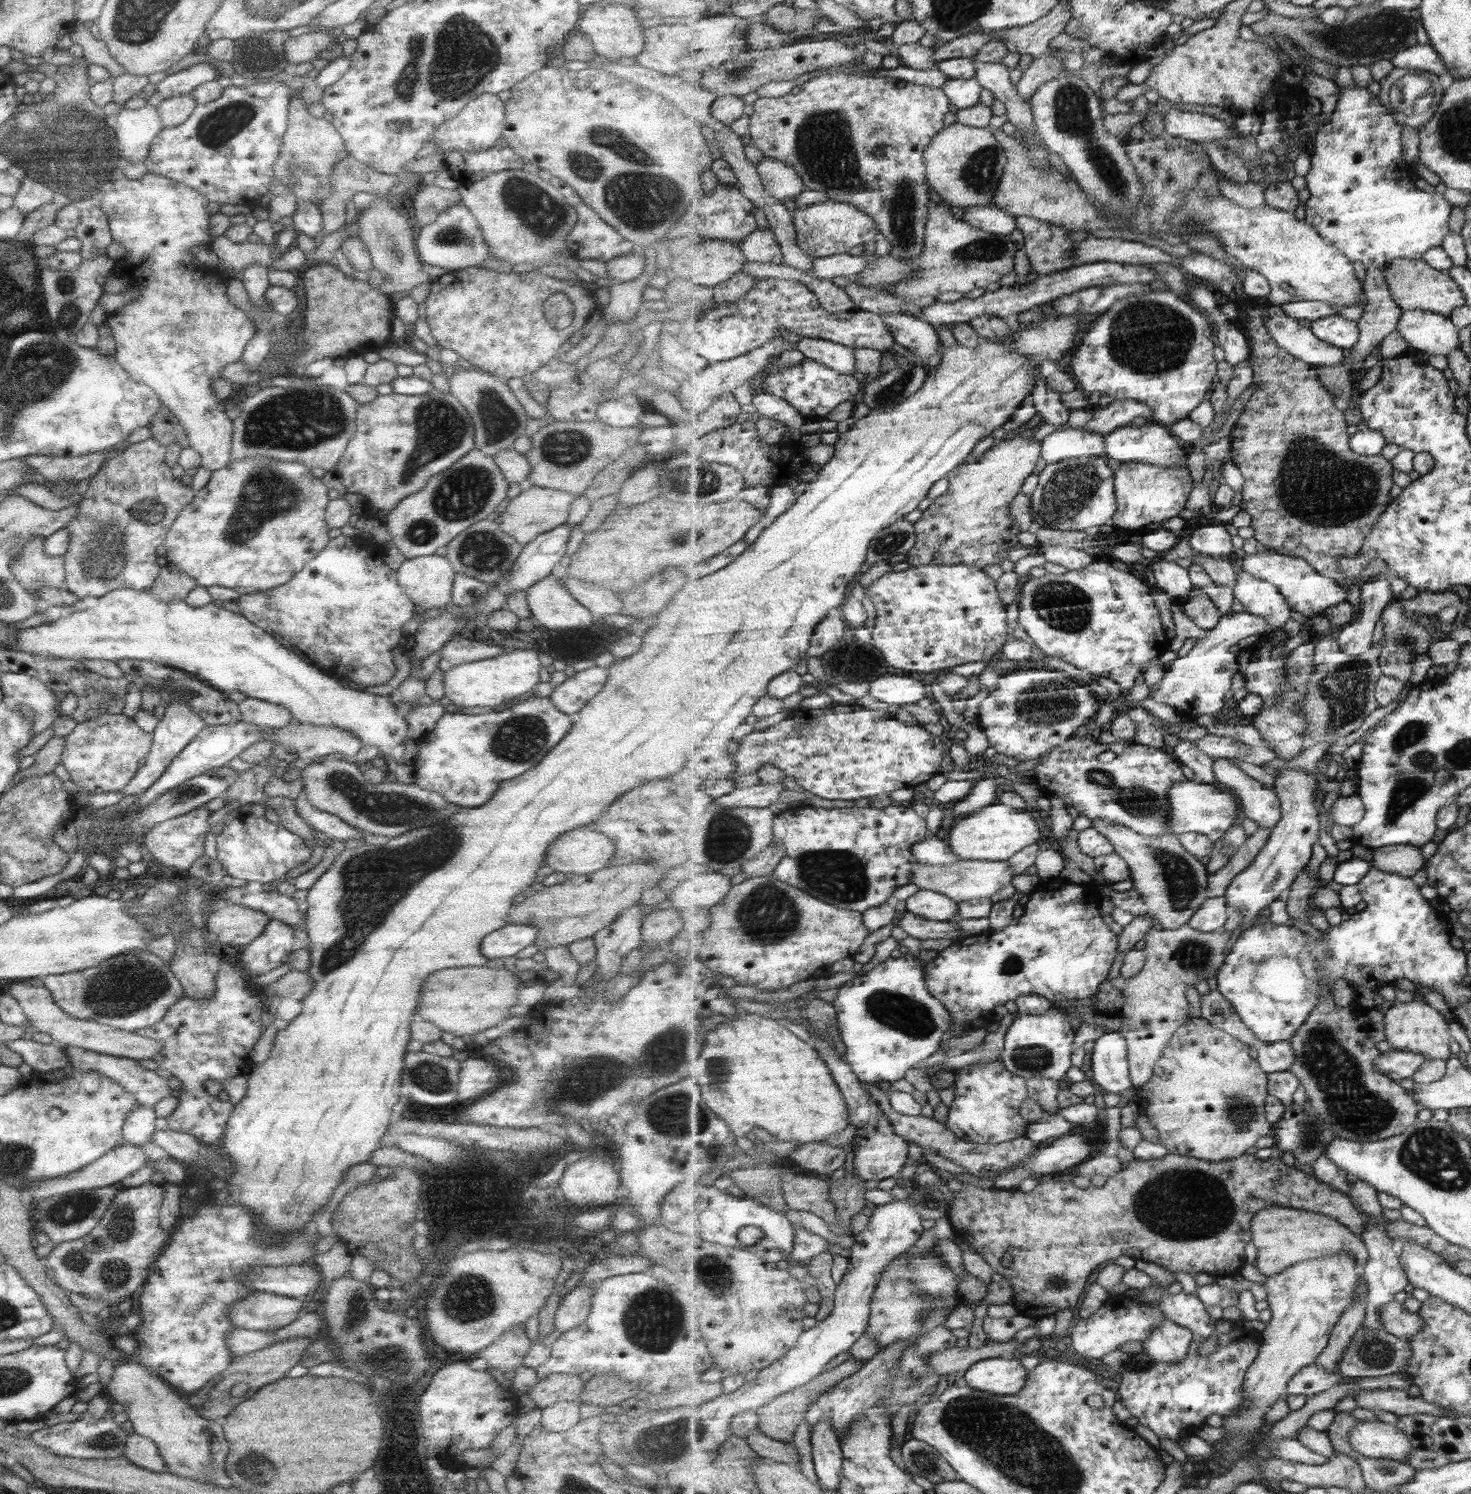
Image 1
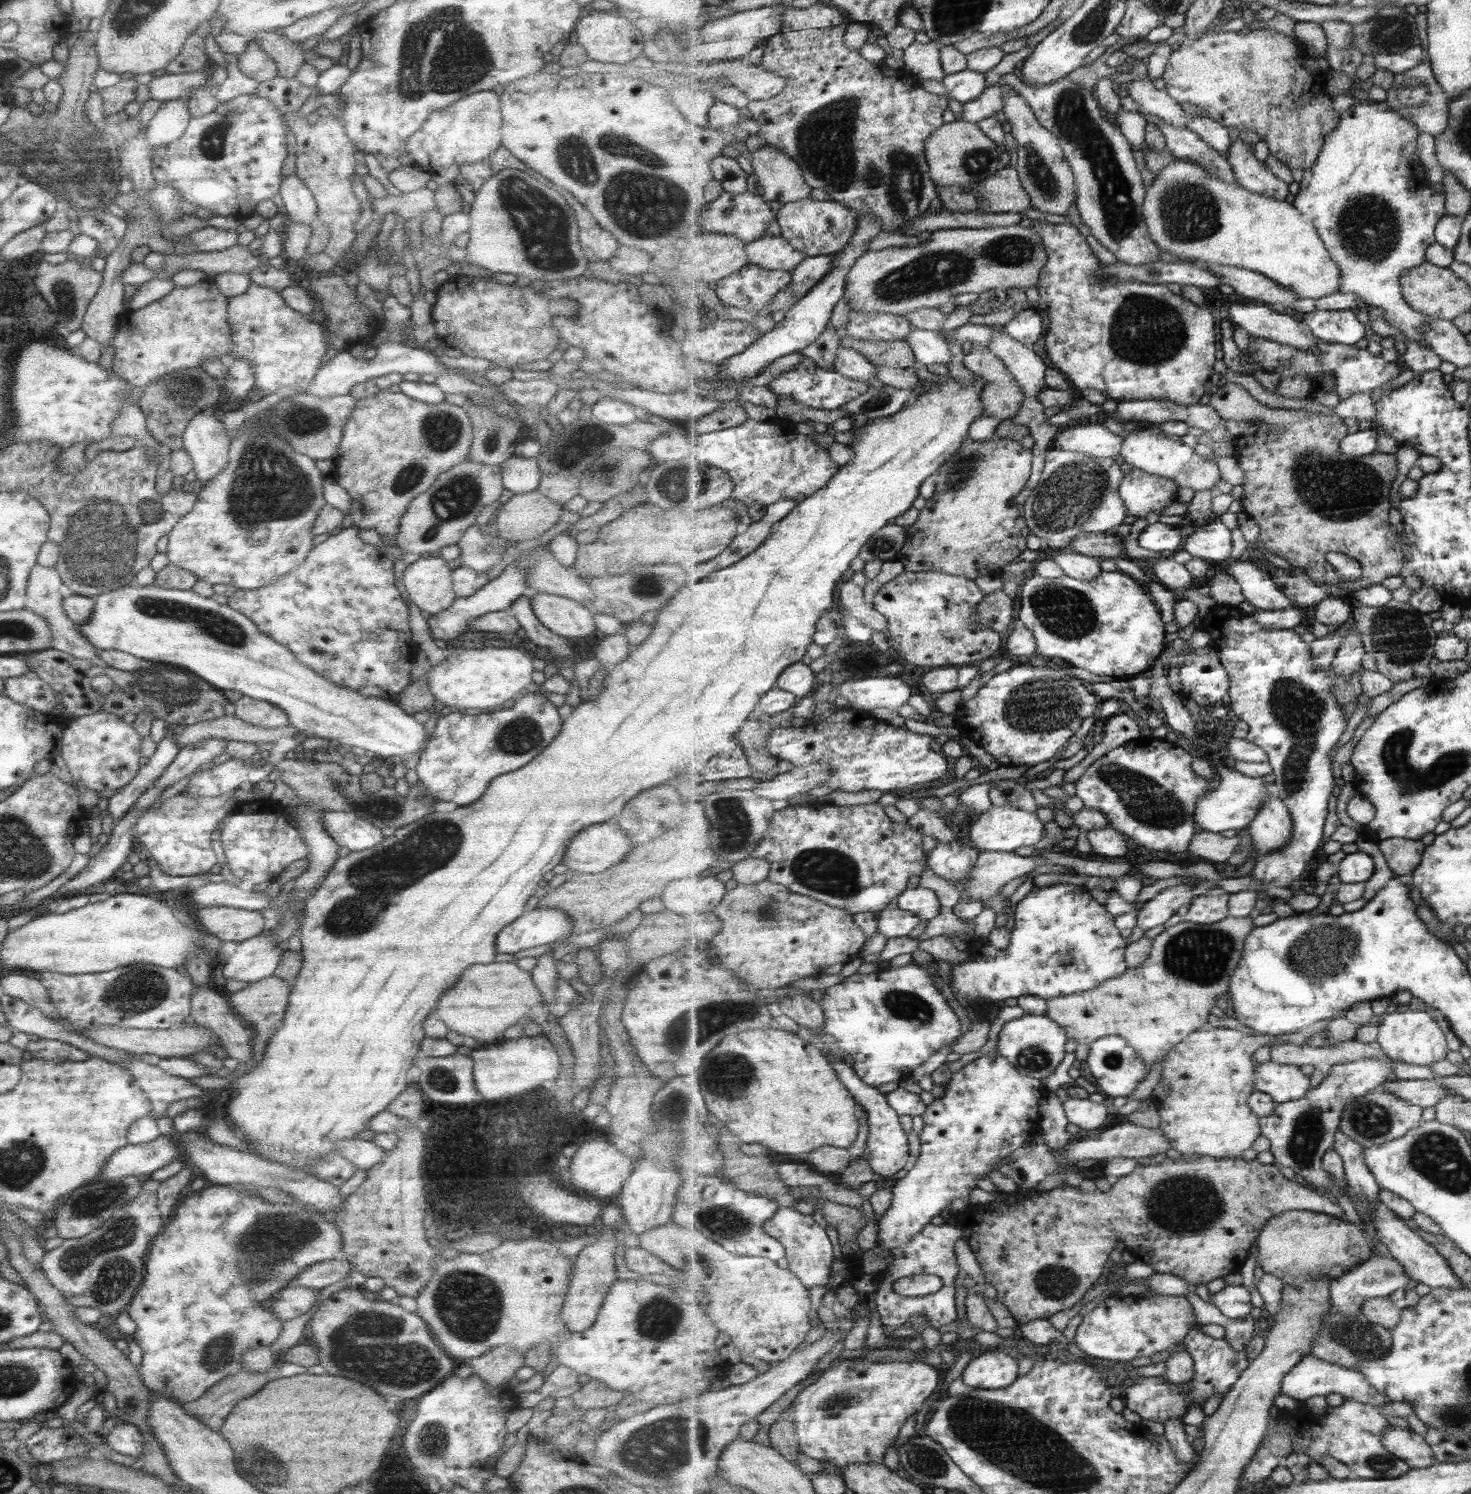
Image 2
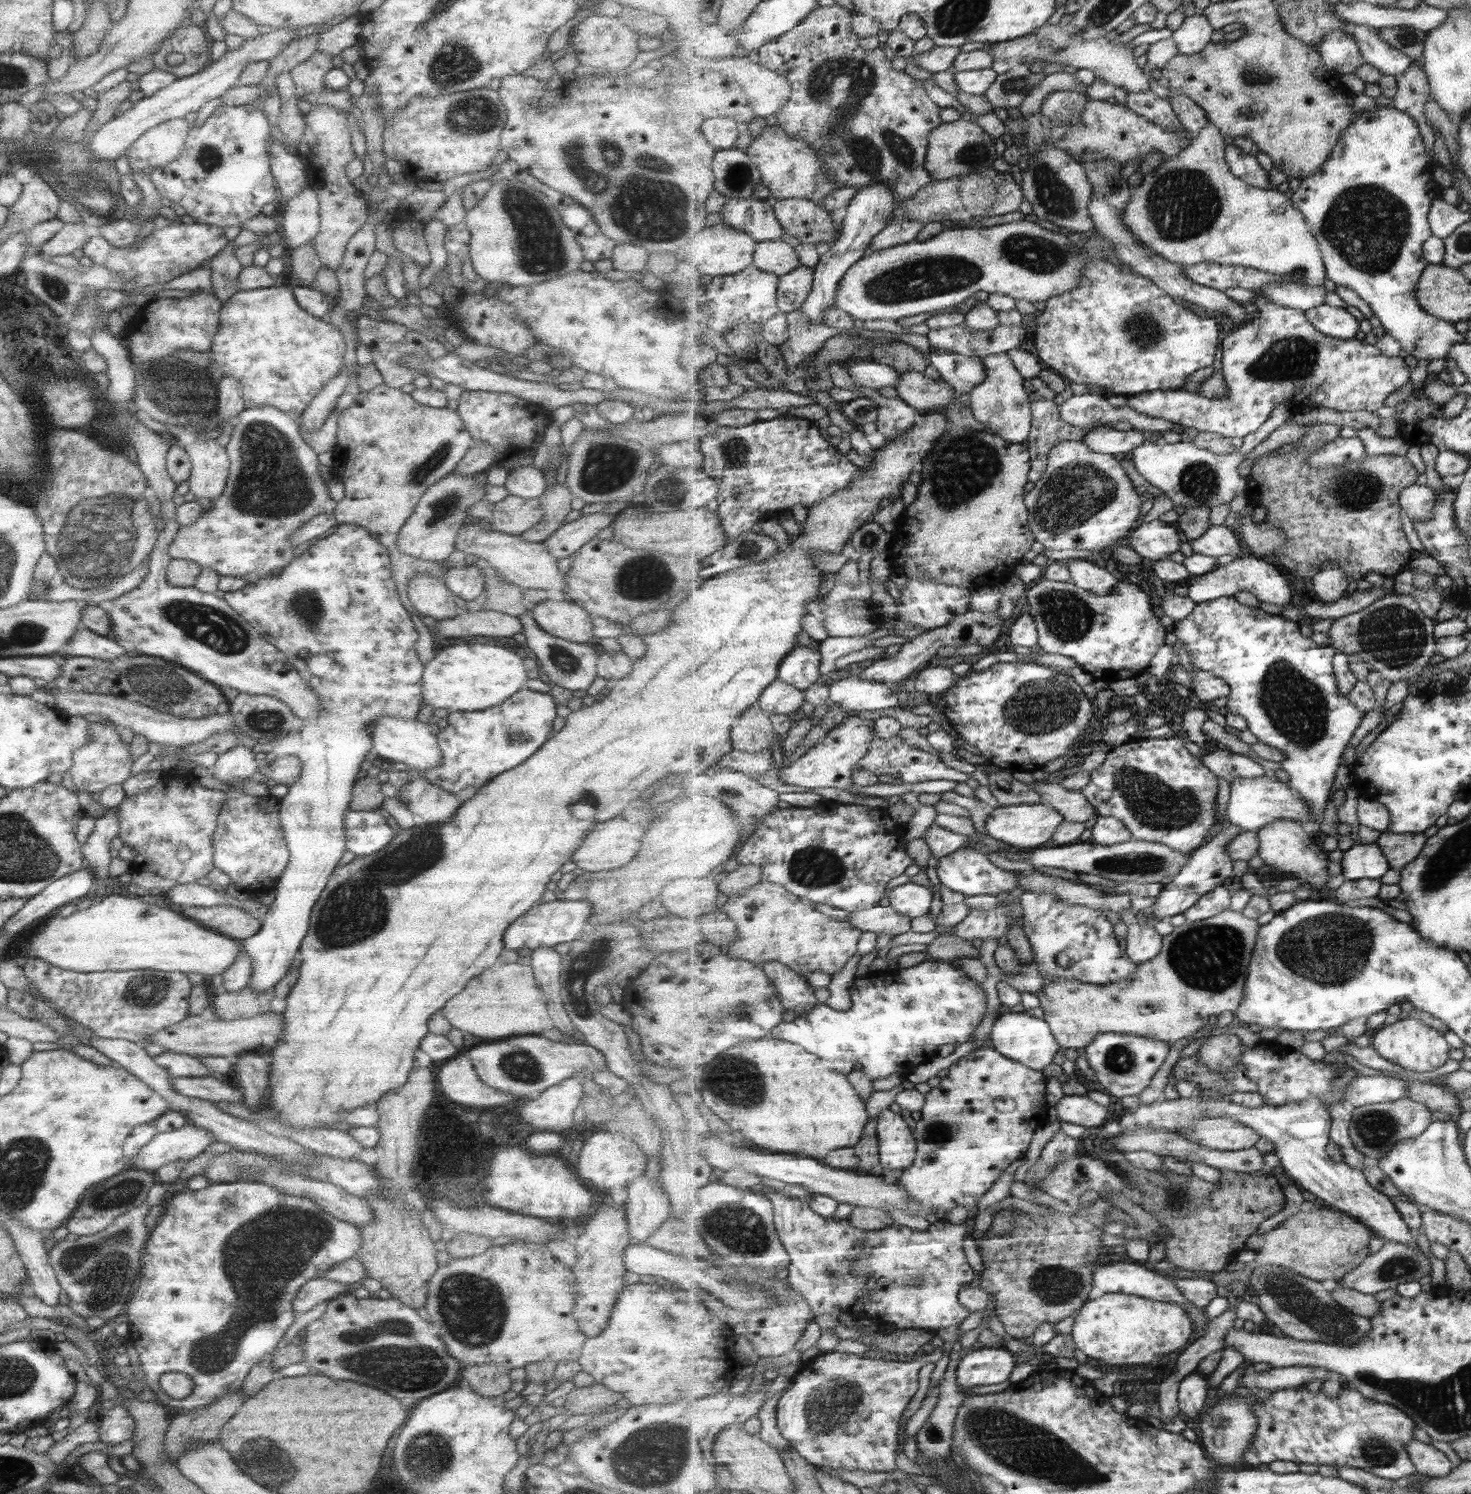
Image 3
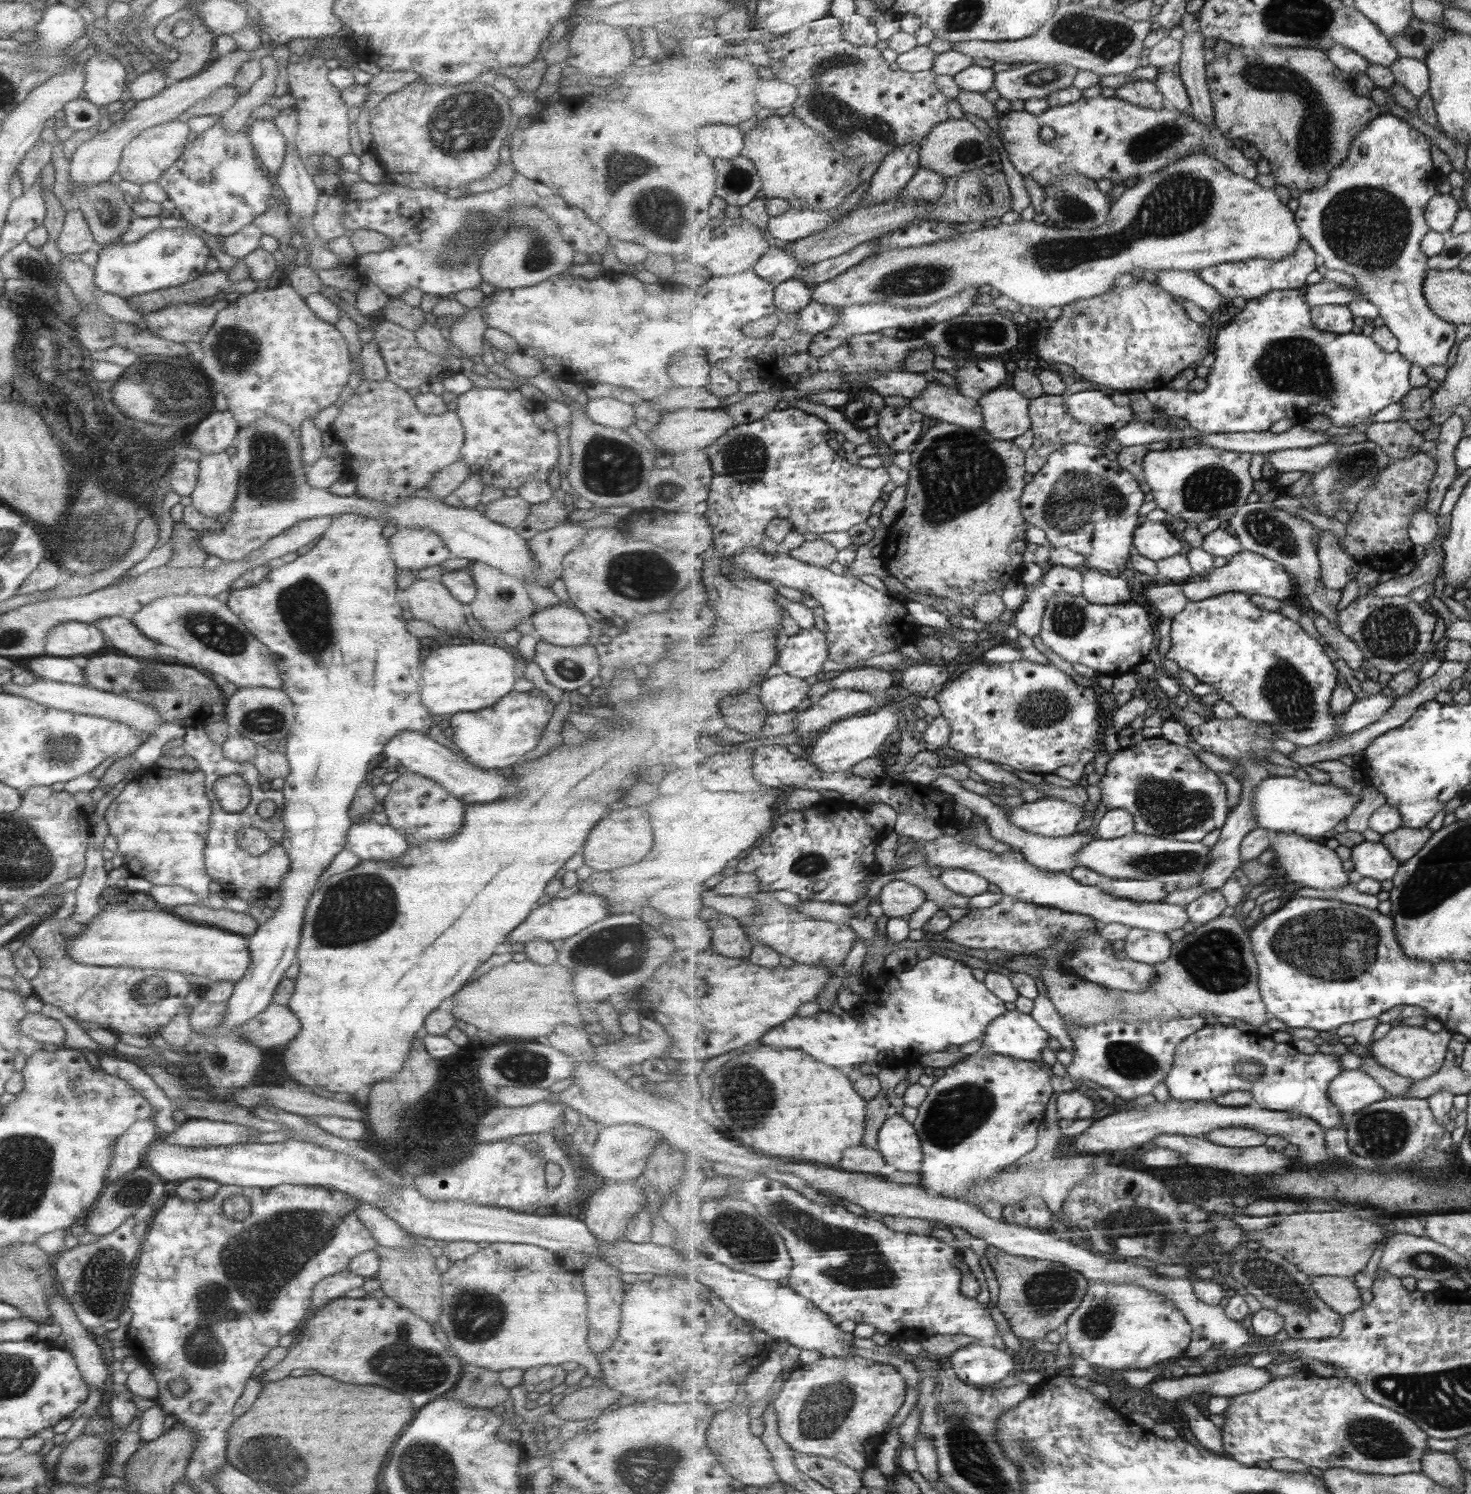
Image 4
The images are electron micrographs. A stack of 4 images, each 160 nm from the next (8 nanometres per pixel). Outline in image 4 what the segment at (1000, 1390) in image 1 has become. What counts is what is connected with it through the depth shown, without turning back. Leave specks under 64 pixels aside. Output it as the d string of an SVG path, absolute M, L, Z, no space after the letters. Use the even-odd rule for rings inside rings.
M982 1342L967 1344L948 1359L957 1377L979 1387L1003 1384L1015 1368L1013 1353L1007 1354L1005 1350Z

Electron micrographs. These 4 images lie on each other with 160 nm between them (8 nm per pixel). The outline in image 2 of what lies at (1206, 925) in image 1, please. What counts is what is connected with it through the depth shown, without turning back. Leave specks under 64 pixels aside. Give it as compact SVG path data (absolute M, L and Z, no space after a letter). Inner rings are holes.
M1213 887L1201 891L1183 916L1185 921L1213 924L1230 916L1230 893L1223 888Z

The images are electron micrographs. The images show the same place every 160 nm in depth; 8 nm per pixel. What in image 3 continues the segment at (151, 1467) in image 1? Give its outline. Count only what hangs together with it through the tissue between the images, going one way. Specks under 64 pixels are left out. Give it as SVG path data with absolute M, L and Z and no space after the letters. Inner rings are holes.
M119 1403L114 1404L100 1415L98 1441L109 1446L117 1445L130 1438L133 1429L134 1420L124 1406Z

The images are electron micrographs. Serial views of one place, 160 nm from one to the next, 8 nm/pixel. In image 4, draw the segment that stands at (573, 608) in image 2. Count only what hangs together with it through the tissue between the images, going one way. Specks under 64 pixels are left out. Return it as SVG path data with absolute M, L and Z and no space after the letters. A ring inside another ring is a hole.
M563 604L536 610L530 617L538 641L553 647L570 648L588 644L588 618Z

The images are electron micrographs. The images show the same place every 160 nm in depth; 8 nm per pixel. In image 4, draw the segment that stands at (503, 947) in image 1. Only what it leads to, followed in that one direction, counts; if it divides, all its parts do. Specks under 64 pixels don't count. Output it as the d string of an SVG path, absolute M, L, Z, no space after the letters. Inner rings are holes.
M575 892L575 894L571 894L568 898L557 899L553 897L547 904L535 906L529 912L529 915L521 921L521 924L518 924L506 936L506 941L515 941L523 944L528 940L541 939L552 944L557 944L577 934L577 932L583 930L590 924L603 920L608 915L605 898L595 896L595 894Z

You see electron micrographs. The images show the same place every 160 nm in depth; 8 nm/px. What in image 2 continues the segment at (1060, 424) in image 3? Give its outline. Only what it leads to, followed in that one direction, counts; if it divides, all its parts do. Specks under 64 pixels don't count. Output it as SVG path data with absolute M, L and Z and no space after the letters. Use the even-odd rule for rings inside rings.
M1026 397L1021 403L1021 410L1015 419L1011 419L1011 423L1028 427L1033 439L1033 462L1032 475L1030 476L1027 488L1035 489L1046 465L1047 453L1053 448L1057 435L1062 431L1059 426L1049 424L1049 416L1045 414L1045 406L1037 397Z

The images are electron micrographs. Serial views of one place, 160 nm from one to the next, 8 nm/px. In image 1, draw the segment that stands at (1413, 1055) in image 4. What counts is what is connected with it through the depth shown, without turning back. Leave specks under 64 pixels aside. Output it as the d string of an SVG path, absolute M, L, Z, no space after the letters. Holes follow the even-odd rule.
M1412 1000L1410 1002L1398 1002L1385 1007L1384 1031L1386 1040L1395 1050L1403 1052L1417 1052L1424 1054L1431 1060L1449 1060L1451 1058L1451 1041L1453 1038L1449 1034L1449 1022L1447 1018L1429 1006L1427 1002Z

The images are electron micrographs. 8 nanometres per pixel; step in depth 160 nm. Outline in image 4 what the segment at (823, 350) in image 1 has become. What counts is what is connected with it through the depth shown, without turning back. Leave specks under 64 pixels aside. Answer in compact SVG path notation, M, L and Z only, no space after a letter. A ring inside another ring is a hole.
M891 371L873 377L866 384L866 387L872 388L883 397L899 396L913 400L925 393L929 382L931 382L931 379L925 374Z

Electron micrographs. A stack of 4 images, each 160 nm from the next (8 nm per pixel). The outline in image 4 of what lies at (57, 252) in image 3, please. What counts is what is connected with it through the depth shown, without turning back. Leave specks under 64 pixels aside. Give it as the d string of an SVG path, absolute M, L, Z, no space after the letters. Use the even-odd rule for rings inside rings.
M73 207L64 212L62 227L56 238L57 248L61 254L79 255L86 250L95 248L96 242L83 217L82 210Z

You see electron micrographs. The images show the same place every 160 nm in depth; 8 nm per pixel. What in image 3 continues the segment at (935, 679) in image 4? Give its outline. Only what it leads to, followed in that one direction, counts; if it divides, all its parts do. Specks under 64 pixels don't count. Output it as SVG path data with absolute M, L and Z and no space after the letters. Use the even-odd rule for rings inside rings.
M925 666L918 670L912 686L914 692L929 693L932 699L940 696L946 690L953 688L959 677L945 666Z

